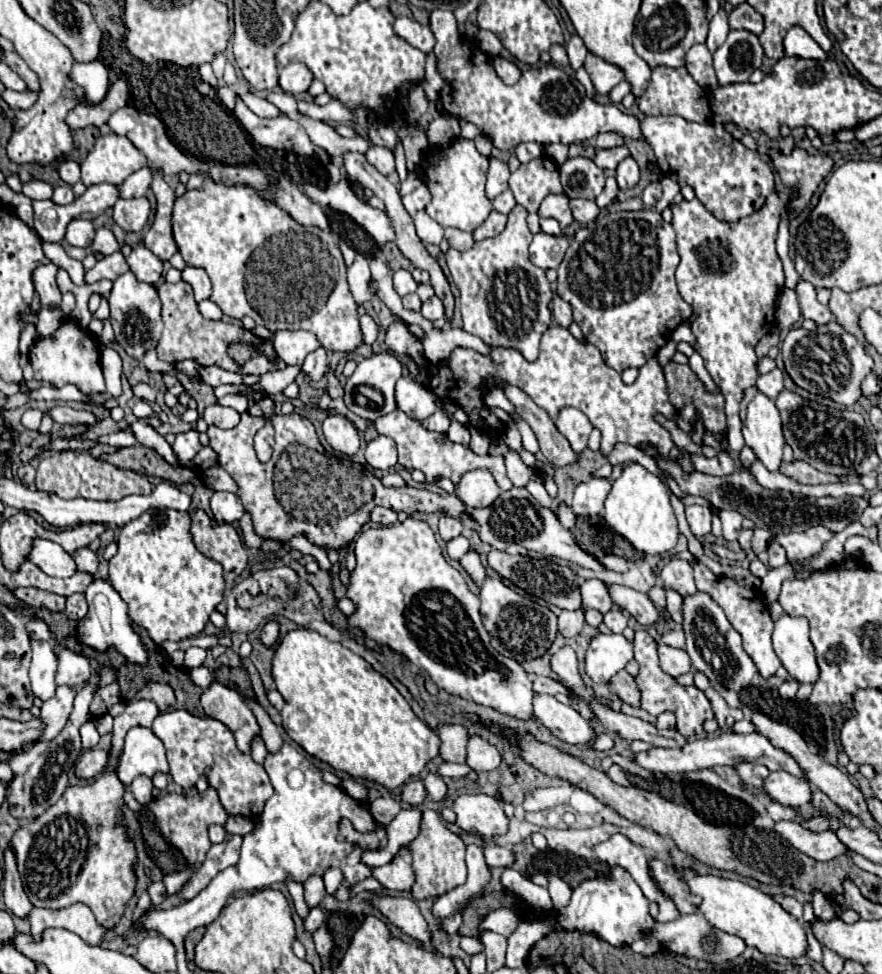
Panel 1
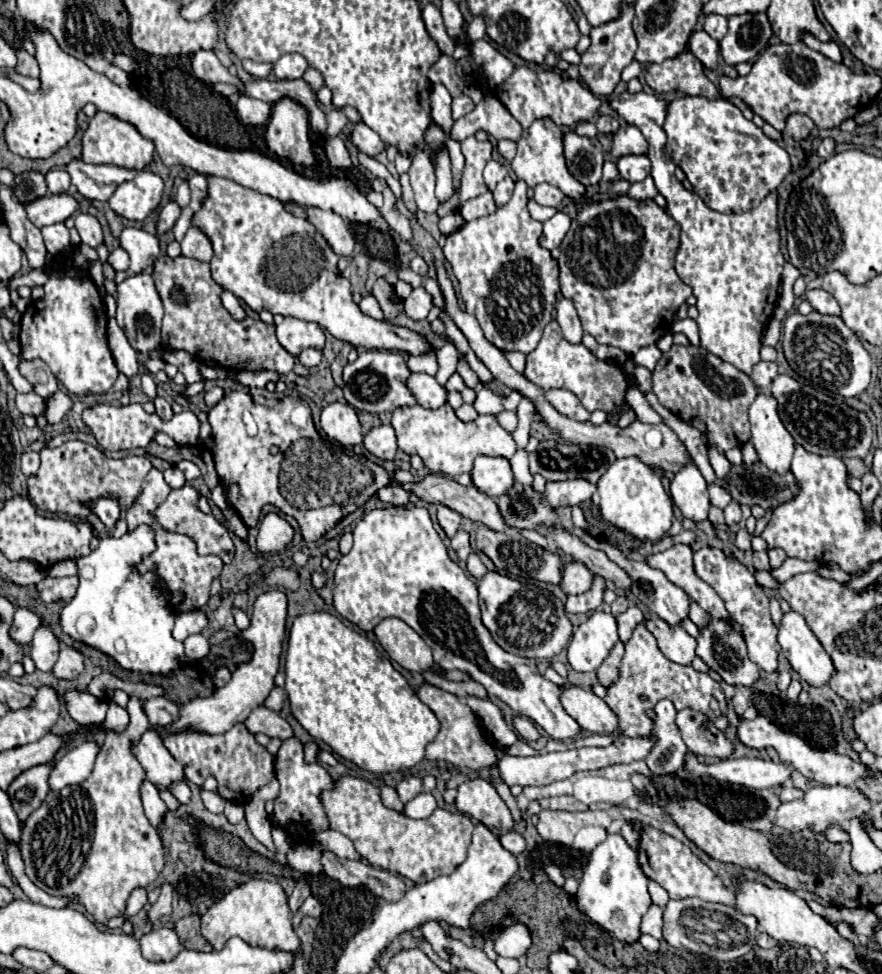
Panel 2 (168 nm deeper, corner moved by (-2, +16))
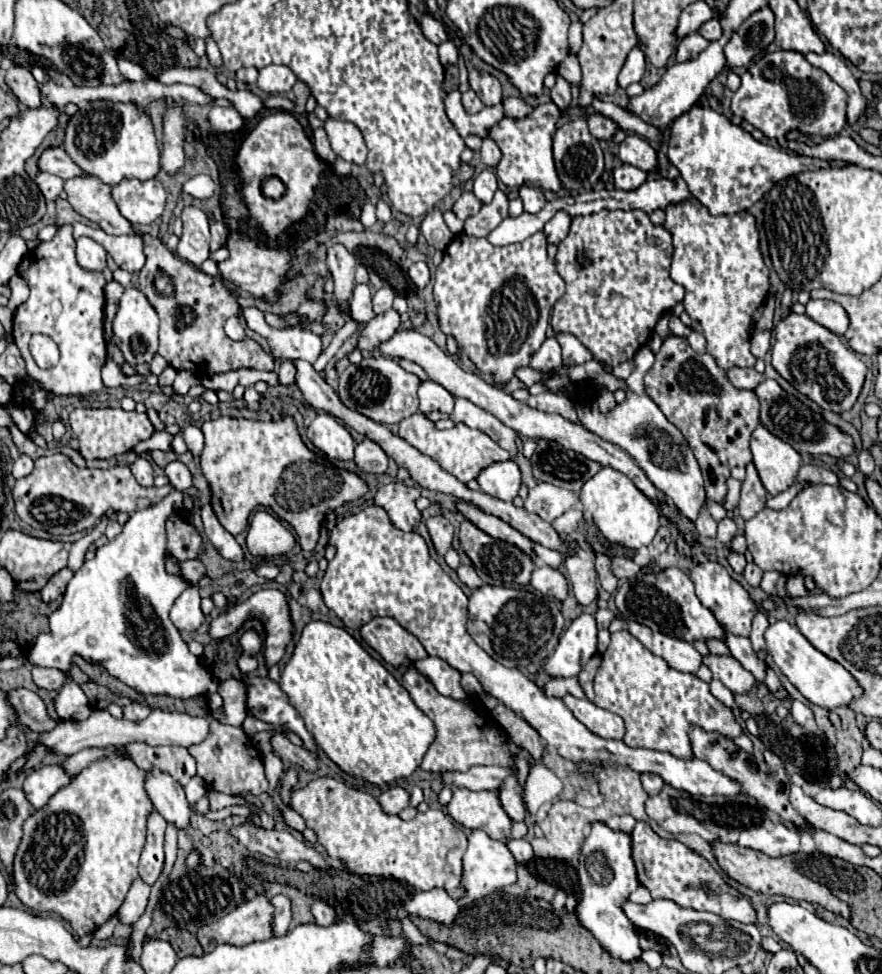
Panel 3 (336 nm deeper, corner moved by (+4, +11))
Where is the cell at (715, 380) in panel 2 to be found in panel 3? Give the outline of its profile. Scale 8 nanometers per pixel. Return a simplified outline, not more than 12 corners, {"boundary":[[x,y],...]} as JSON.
{"boundary":[[686,337],[664,339],[644,381],[724,503],[752,461],[754,391]]}

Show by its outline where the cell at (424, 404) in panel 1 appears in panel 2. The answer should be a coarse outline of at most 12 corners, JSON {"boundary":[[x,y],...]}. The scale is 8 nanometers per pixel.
{"boundary":[[412,372],[406,380],[416,404],[440,408],[446,390],[434,376]]}

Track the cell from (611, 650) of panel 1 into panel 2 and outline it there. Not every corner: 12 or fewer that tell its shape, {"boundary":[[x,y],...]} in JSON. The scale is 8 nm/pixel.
{"boundary":[[594,612],[572,636],[568,662],[598,670],[618,642],[612,614]]}

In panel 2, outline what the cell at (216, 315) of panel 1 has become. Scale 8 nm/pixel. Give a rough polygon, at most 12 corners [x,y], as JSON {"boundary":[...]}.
{"boundary":[[222,292],[224,308],[242,320],[246,314],[232,292]]}

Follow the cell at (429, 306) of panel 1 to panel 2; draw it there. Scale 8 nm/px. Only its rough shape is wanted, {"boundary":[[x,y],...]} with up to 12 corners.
{"boundary":[[418,286],[404,300],[406,316],[426,320],[432,296]]}

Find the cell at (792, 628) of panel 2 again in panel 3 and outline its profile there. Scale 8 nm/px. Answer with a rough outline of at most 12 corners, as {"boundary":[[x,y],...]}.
{"boundary":[[774,621],[768,653],[814,705],[862,695],[858,681],[794,625]]}

